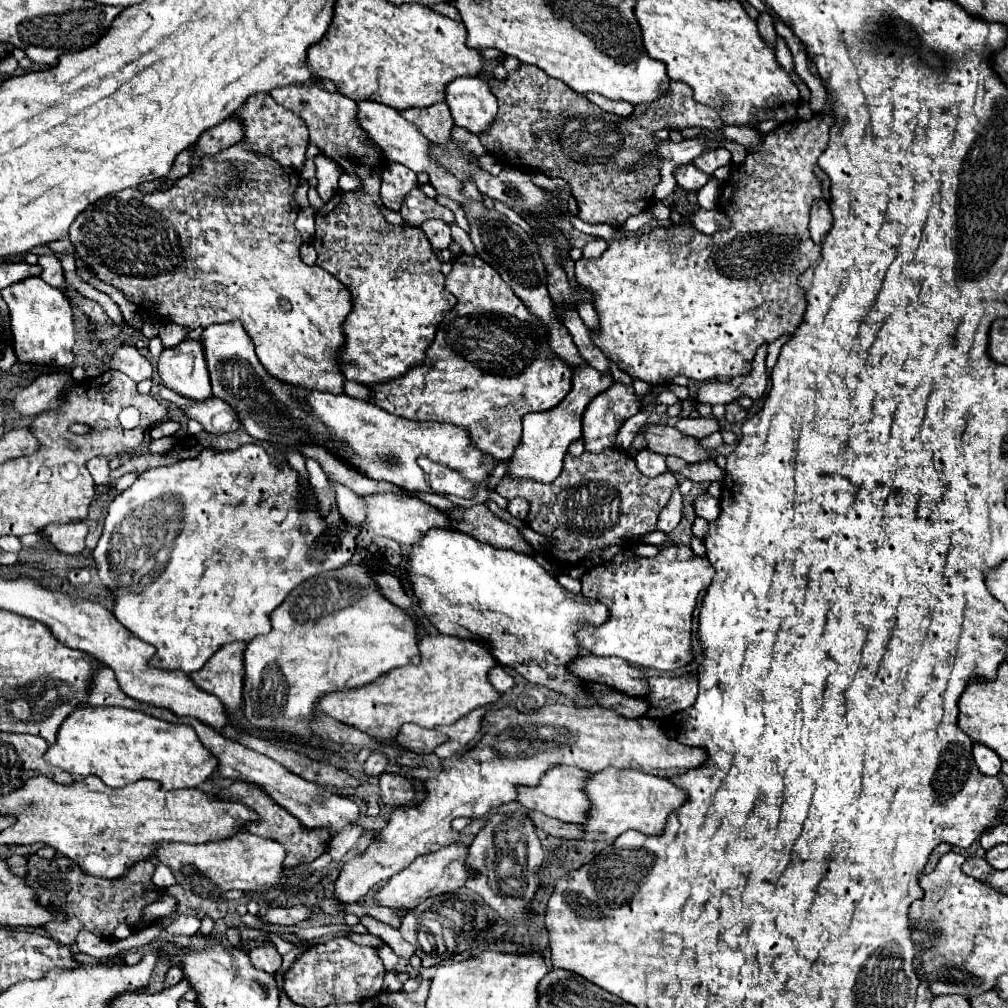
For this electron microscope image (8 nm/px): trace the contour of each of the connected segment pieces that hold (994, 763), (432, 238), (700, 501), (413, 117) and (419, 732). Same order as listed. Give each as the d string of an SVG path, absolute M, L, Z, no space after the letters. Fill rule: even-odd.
M975 744L973 746L973 758L979 766L979 770L987 776L997 776L999 770L1001 770L1001 758L991 750L987 748L985 744Z
M427 220L419 228L425 232L425 236L431 242L433 249L446 249L452 242L450 225L441 220Z
M699 494L695 500L693 500L693 510L697 516L705 518L707 522L715 520L719 516L719 500L715 500L711 494Z
M445 102L433 104L431 108L407 108L401 112L401 116L409 122L415 122L419 130L425 130L429 140L435 144L447 144L451 138L453 118Z
M405 724L397 736L397 742L415 754L431 754L439 744L447 740L445 734L437 730L427 730L415 724Z

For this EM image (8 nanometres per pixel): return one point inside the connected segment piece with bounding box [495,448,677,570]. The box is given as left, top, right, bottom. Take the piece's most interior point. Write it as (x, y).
(601, 499)

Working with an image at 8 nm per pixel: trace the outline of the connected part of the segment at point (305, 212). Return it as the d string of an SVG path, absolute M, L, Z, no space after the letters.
M303 208L295 220L295 228L301 232L301 236L313 236L313 218L315 210L313 208Z

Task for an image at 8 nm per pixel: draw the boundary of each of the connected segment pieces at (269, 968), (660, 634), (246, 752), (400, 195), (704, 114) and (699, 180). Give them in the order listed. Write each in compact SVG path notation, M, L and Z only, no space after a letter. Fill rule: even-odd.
M267 944L249 950L249 958L257 970L263 970L267 974L275 974L281 966L281 954L275 950L275 946L267 946Z
M687 544L661 546L655 558L629 558L621 564L599 564L581 576L583 596L603 602L611 610L611 618L599 628L583 626L577 638L585 650L595 656L619 656L633 666L677 670L693 660L691 654L691 620L695 602L701 590L705 590L715 576L711 562L703 556L695 556Z
M185 718L185 722L189 726L195 728L199 740L205 744L205 748L211 748L213 756L217 756L219 760L219 772L225 778L235 778L235 780L243 780L243 782L251 782L257 784L259 788L263 788L279 806L287 808L287 812L291 812L295 818L299 818L307 828L315 828L315 826L333 826L335 832L339 832L343 826L347 824L355 824L357 816L359 816L359 806L343 796L337 796L333 792L329 792L323 786L317 786L313 782L307 782L299 776L295 776L293 772L289 772L287 768L283 768L279 762L245 748L243 744L225 738L221 734L217 734L213 728L201 724L195 718Z
M387 164L381 172L381 202L389 210L399 210L409 190L417 186L417 174L403 164Z
M521 64L521 68L517 68L515 72L509 72L505 80L489 80L489 88L499 100L499 114L491 124L491 128L483 136L479 136L487 152L491 156L501 156L497 160L501 160L503 164L509 162L511 166L531 166L551 178L563 178L573 188L573 196L579 204L579 218L589 224L603 222L613 228L623 226L629 216L645 212L653 200L653 188L661 182L661 176L657 172L659 170L657 162L635 170L631 170L631 164L641 160L647 152L655 150L659 140L655 140L653 134L657 130L673 128L673 126L683 128L693 124L703 130L717 132L725 126L713 108L707 108L705 104L693 100L692 89L683 82L671 82L669 90L661 96L661 100L655 100L655 104L639 106L639 110L635 110L627 118L603 112L599 106L591 104L581 94L567 88L567 84L549 78L539 68L527 64Z
M687 164L687 166L679 166L675 170L675 180L677 180L677 186L691 192L691 190L703 188L707 184L707 180L709 180L709 174L699 172L699 168L695 168L693 164Z

